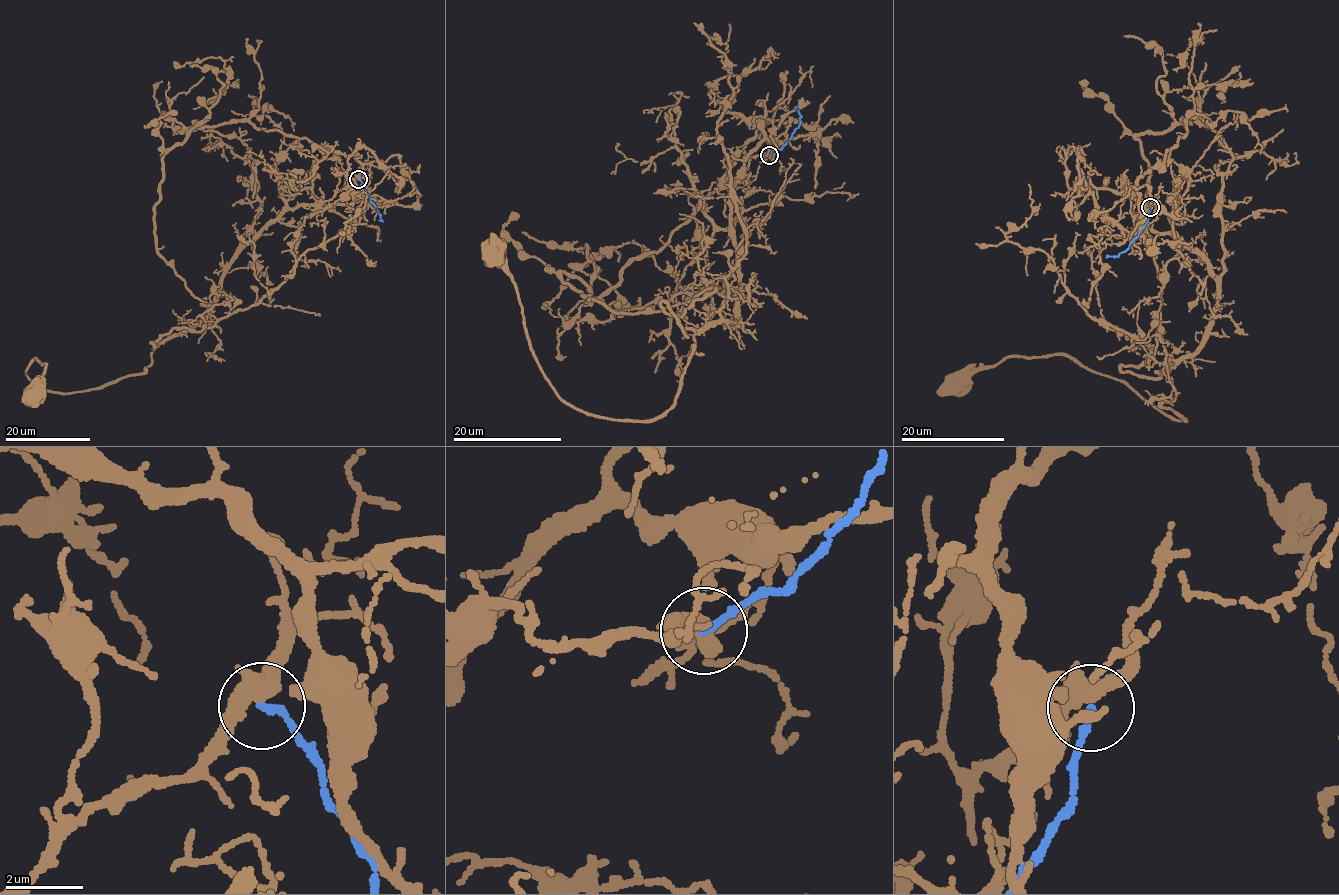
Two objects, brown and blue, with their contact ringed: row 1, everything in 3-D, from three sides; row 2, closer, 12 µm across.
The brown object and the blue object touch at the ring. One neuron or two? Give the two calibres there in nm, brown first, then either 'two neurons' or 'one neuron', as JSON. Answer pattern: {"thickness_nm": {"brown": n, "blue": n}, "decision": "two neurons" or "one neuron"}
{"thickness_nm": {"brown": 380, "blue": 180}, "decision": "two neurons"}

